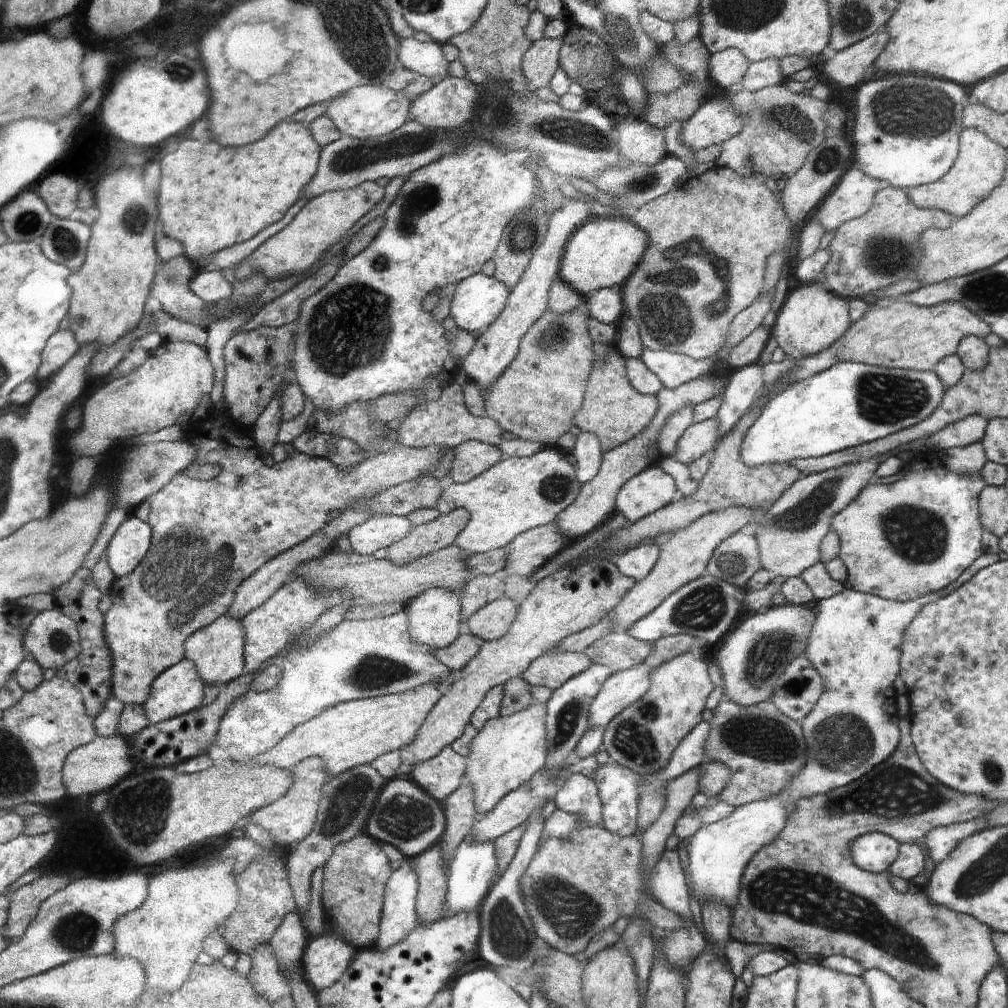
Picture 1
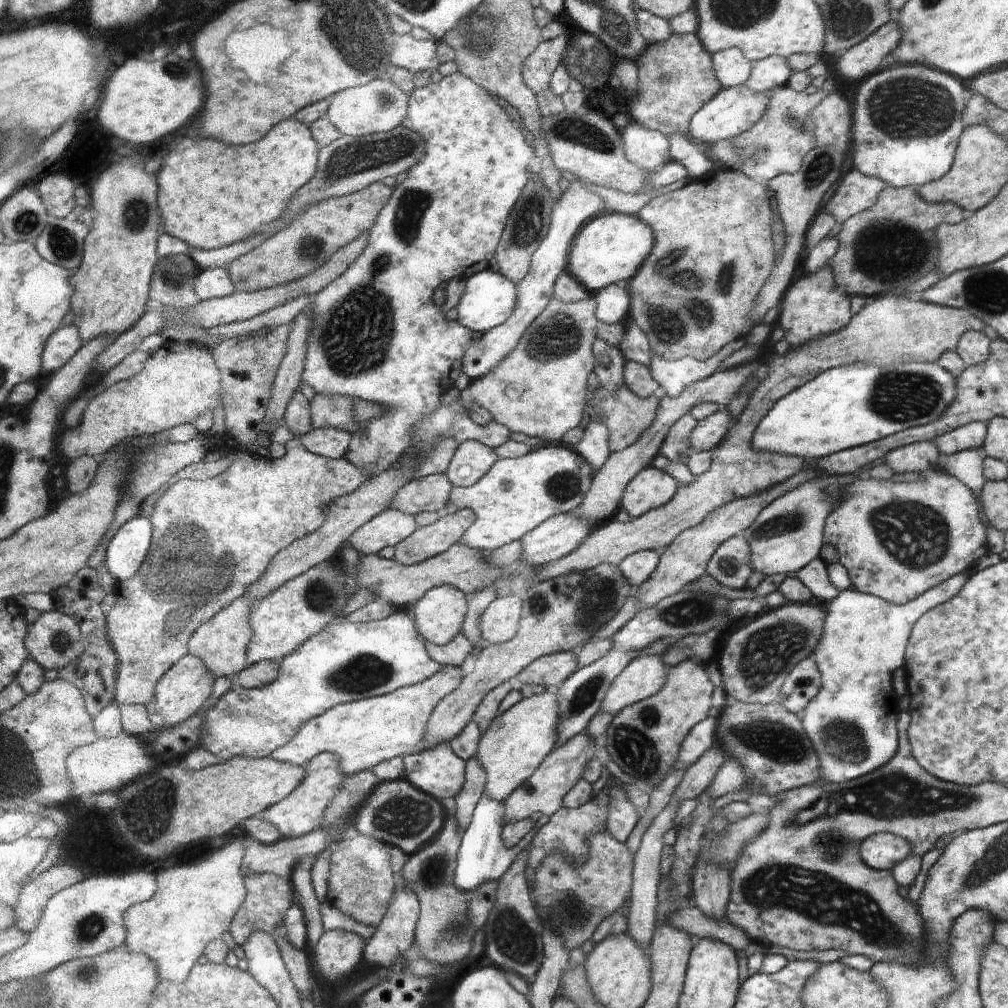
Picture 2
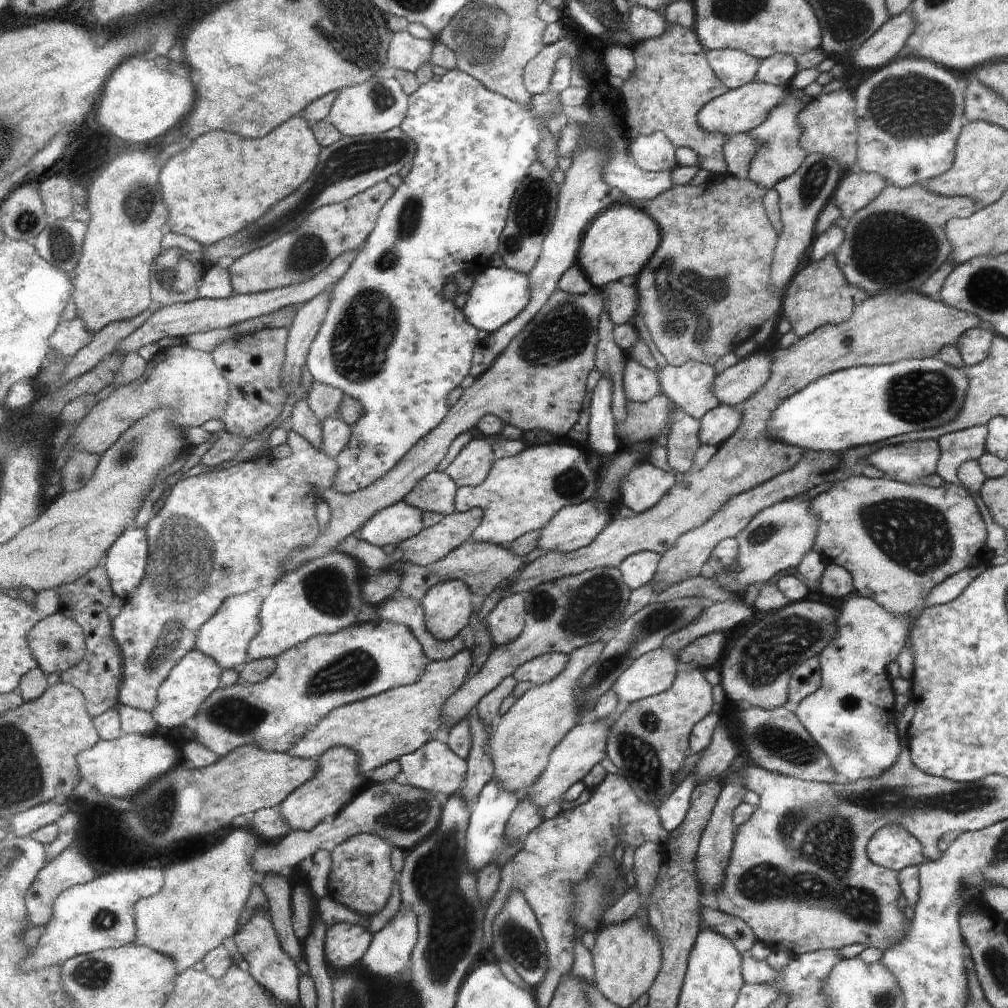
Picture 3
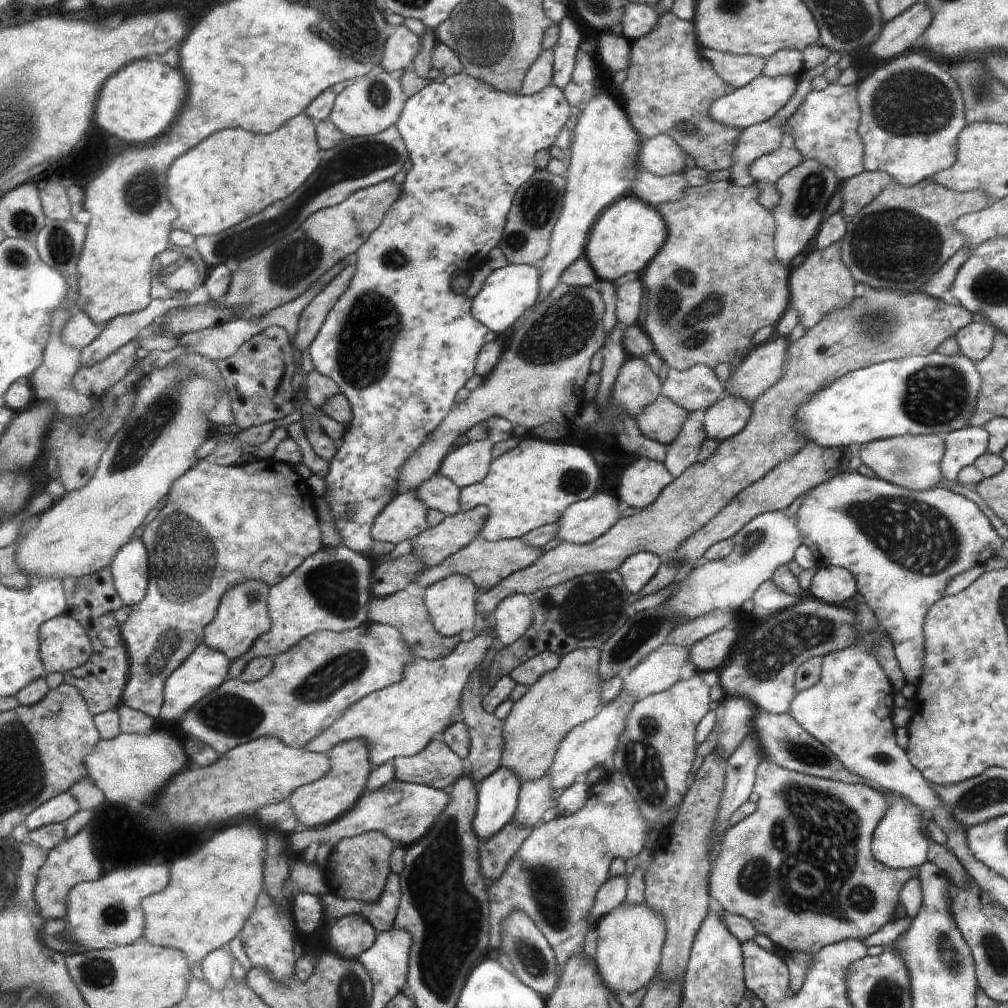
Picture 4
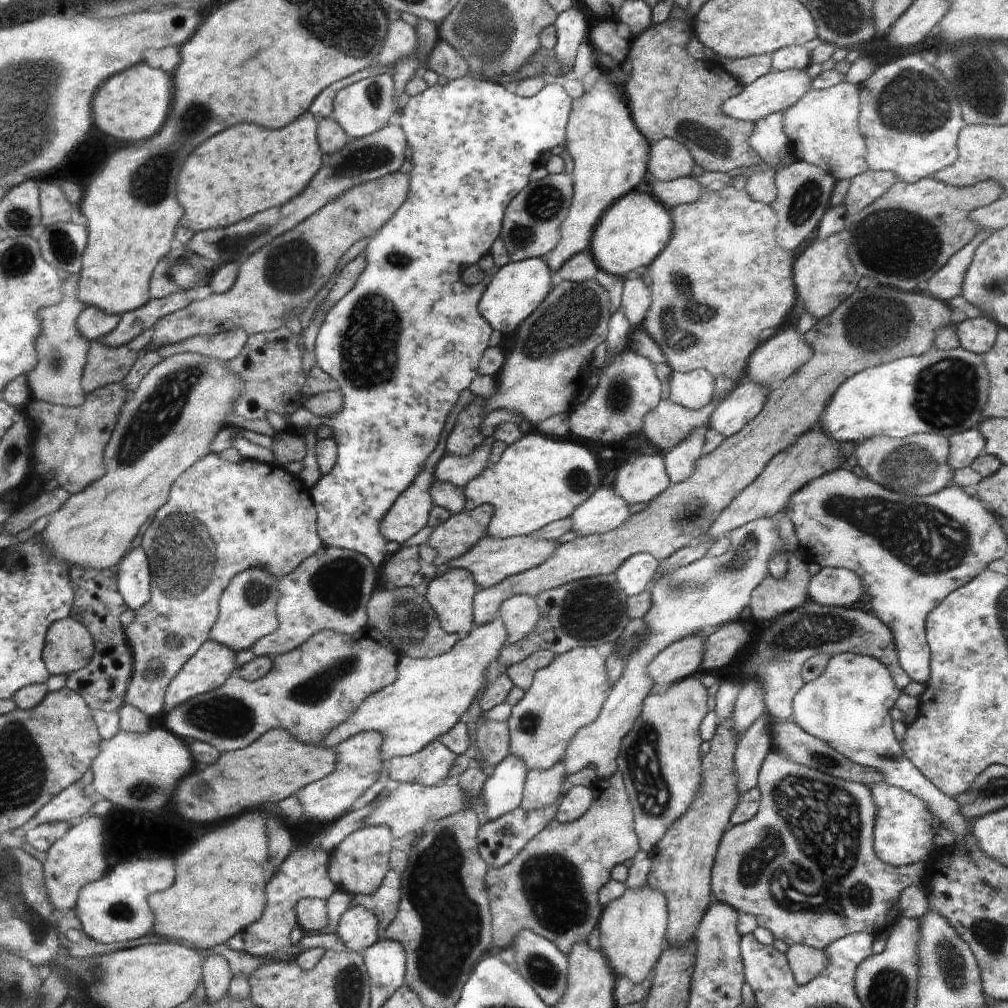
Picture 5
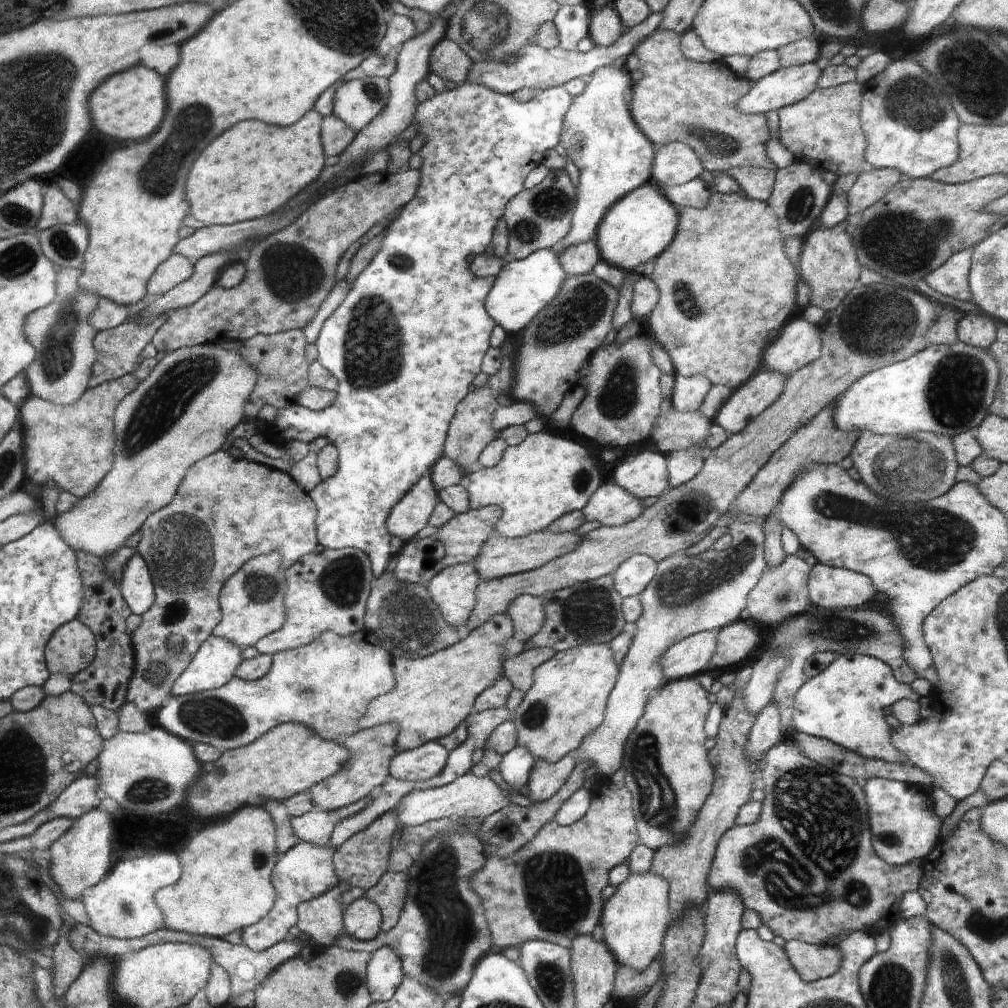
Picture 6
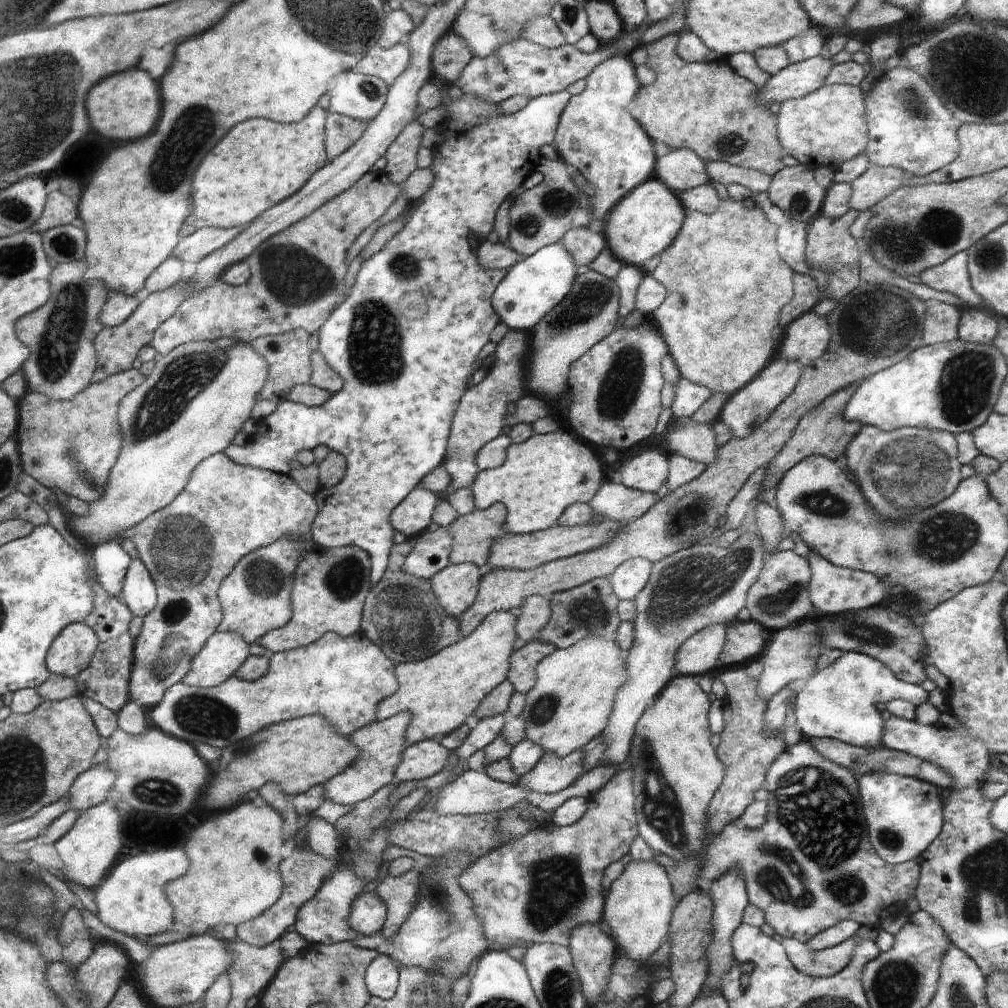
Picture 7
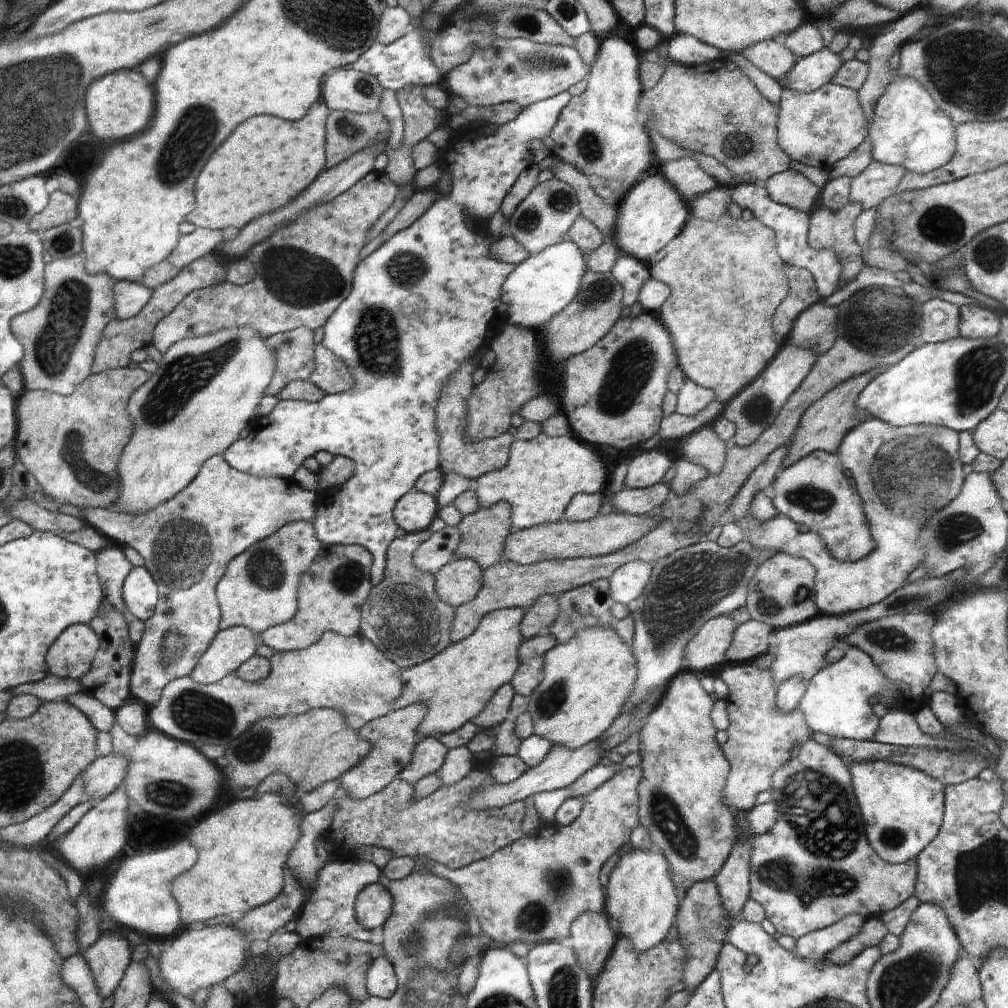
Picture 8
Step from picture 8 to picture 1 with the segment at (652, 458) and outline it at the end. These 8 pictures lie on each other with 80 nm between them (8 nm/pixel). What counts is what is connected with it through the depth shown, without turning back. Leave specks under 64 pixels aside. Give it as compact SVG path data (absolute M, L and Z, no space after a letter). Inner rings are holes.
M653 463L622 485L616 497L616 513L622 513L631 523L640 521L678 495L674 478Z

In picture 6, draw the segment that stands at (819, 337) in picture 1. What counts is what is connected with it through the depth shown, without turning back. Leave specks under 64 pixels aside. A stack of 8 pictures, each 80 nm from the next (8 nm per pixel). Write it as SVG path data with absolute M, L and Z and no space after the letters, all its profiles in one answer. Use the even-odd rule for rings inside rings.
M846 221L834 228L819 227L814 230L814 234L804 240L801 262L798 264L802 282L812 288L809 306L818 306L824 312L837 309L849 297L860 274L861 264L856 260L856 244L853 243L853 238L846 234L844 226L847 226Z

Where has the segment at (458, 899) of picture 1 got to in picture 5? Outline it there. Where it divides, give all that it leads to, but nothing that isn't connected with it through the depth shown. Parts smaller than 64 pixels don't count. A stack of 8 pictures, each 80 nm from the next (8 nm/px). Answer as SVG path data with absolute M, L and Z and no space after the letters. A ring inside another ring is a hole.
M518 756L504 758L492 776L487 777L481 792L486 806L484 820L496 820L521 806L528 766Z

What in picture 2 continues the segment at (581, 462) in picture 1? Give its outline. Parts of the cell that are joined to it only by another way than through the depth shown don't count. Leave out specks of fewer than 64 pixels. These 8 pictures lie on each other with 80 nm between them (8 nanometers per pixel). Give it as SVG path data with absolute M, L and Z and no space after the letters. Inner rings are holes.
M592 417L585 424L585 432L575 447L586 462L588 473L593 477L611 455L609 428L604 417Z

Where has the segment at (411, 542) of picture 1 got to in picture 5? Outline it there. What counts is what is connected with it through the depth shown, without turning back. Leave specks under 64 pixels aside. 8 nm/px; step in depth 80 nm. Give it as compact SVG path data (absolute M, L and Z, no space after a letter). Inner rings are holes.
M482 504L477 509L453 514L446 522L436 526L426 541L436 553L434 564L442 568L454 561L454 558L466 554L476 542L485 537L493 515L494 508Z

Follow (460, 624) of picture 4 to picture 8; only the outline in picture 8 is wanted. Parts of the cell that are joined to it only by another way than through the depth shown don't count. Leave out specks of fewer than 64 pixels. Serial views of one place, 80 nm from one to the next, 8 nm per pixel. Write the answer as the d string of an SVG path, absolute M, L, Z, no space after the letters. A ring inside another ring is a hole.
M470 558L453 559L434 578L437 594L455 611L466 602L474 601L484 585L480 564Z

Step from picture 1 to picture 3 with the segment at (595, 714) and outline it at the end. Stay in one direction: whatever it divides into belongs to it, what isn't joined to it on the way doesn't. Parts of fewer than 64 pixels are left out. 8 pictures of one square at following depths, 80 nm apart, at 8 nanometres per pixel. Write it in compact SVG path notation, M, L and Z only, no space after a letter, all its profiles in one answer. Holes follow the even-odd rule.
M664 647L651 650L626 669L611 689L618 700L634 702L667 691L676 676L677 656Z

